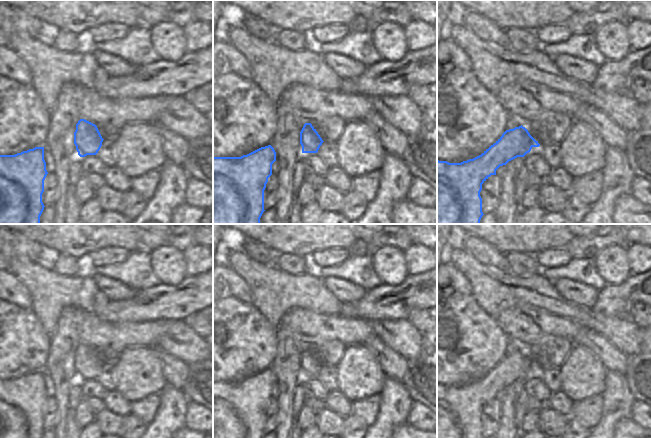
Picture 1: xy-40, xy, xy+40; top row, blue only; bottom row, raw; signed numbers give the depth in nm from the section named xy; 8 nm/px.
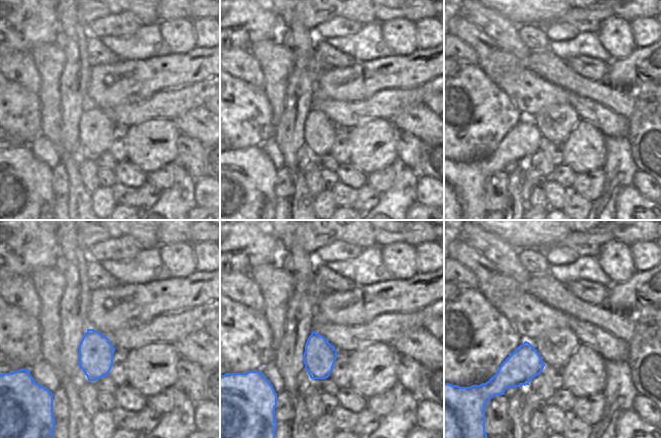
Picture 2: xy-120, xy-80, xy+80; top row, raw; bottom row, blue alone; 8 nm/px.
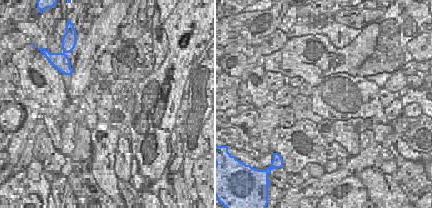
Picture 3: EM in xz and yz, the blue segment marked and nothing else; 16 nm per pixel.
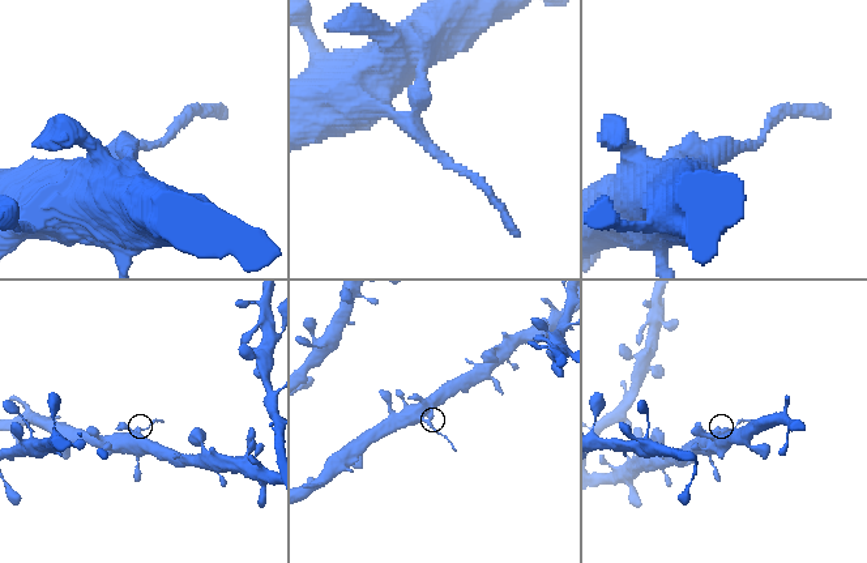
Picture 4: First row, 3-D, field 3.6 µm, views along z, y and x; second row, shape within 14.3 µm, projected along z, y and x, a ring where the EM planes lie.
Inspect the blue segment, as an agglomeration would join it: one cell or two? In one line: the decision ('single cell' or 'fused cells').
fused cells

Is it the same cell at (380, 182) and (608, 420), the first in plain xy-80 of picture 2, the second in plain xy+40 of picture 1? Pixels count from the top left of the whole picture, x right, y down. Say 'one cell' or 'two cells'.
two cells

